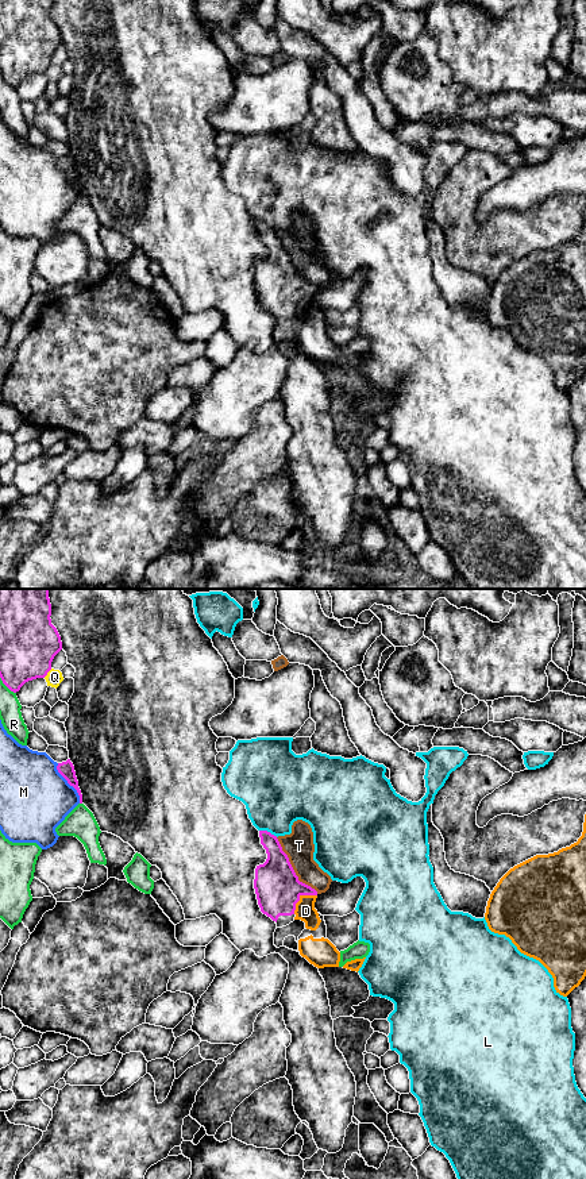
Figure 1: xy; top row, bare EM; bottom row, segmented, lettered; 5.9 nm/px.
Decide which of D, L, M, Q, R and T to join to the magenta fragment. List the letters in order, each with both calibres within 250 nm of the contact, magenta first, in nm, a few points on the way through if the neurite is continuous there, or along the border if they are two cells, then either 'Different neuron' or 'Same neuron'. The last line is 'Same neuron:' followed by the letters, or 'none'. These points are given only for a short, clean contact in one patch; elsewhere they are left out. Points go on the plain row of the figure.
D: Thickness 260 nm (magenta) against 120 nm. Path across: xy (277, 282), (285, 291), (299, 292), (305, 305). Same neuron
L: Thickness 190 nm (magenta) against 400 nm. Different neuron
M: Thickness 90 nm (magenta) against 420 nm. Different neuron
Q: Thickness 360 nm (magenta) against 100 nm. Different neuron
R: Thickness 320 nm (magenta) against 130 nm. Different neuron
T: Thickness 260 nm (magenta) against 180 nm. Different neuron
Same neuron: D

